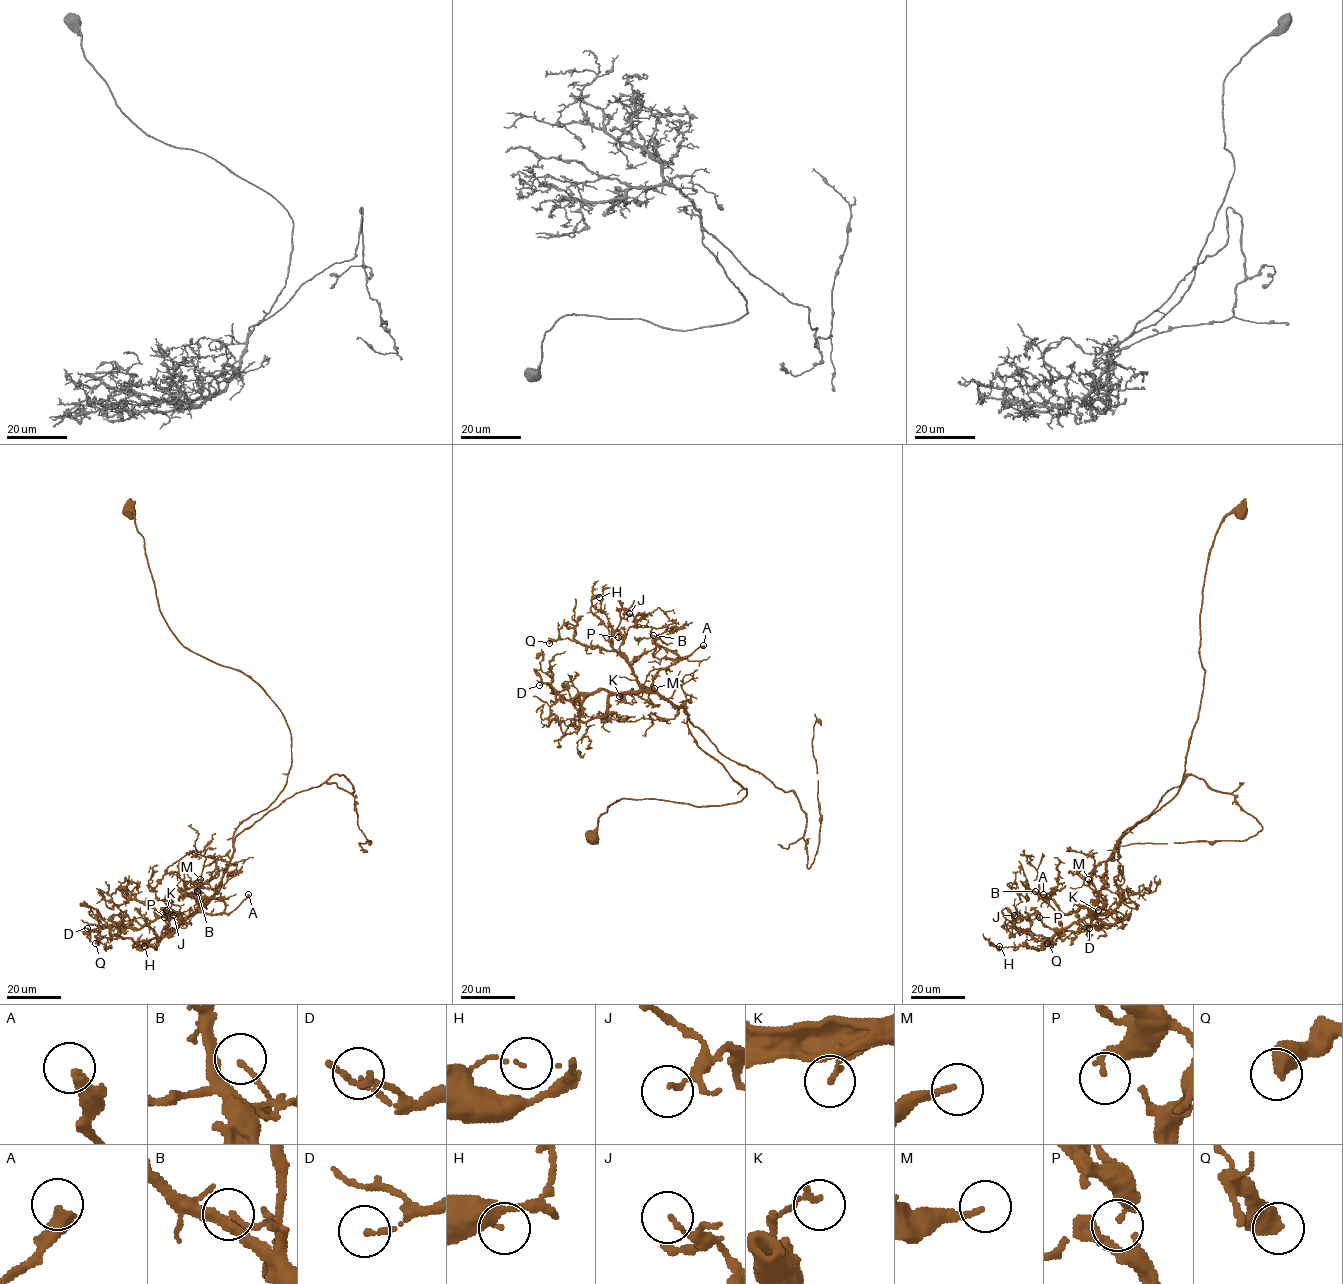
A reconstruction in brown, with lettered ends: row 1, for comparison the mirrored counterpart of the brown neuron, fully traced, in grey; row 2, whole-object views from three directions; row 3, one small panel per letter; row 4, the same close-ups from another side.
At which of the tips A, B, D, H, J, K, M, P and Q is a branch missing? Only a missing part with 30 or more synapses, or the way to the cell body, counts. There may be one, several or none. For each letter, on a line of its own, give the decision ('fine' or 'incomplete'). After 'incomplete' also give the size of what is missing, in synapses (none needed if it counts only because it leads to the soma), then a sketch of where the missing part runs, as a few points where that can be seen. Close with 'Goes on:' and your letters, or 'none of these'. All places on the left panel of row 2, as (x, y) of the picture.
A: fine
B: fine
D: fine
H: fine
J: fine
K: fine
M: fine
P: fine
Q: fine
Goes on: none of these

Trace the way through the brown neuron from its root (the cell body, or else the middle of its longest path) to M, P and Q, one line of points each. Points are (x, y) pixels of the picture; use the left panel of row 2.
M: (129, 511), (169, 630), (251, 678), (290, 733), (284, 789), (238, 826), (196, 911), (184, 886), (200, 879)
P: (129, 511), (169, 630), (251, 678), (291, 738), (284, 789), (238, 826), (216, 892), (173, 929), (164, 917)
Q: (129, 511), (168, 628), (264, 691), (291, 765), (238, 826), (199, 909), (162, 938), (95, 943)

